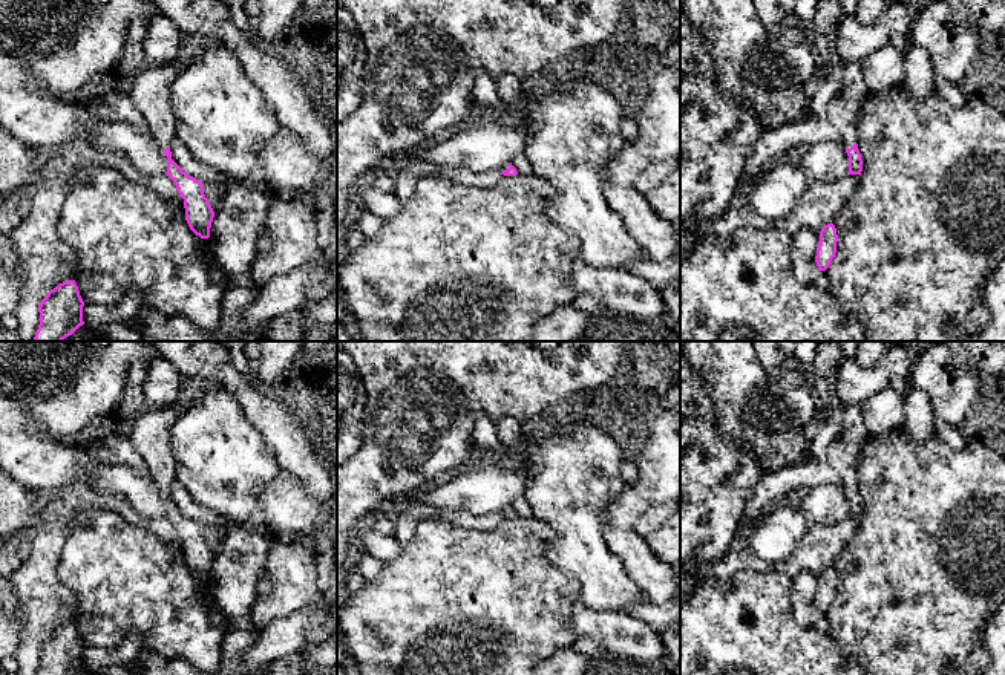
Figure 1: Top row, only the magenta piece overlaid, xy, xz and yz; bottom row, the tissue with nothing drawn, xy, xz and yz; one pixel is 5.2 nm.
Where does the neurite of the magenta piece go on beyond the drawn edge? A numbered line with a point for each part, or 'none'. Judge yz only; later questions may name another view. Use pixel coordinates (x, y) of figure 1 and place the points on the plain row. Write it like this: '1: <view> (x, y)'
1: yz (843, 452)

